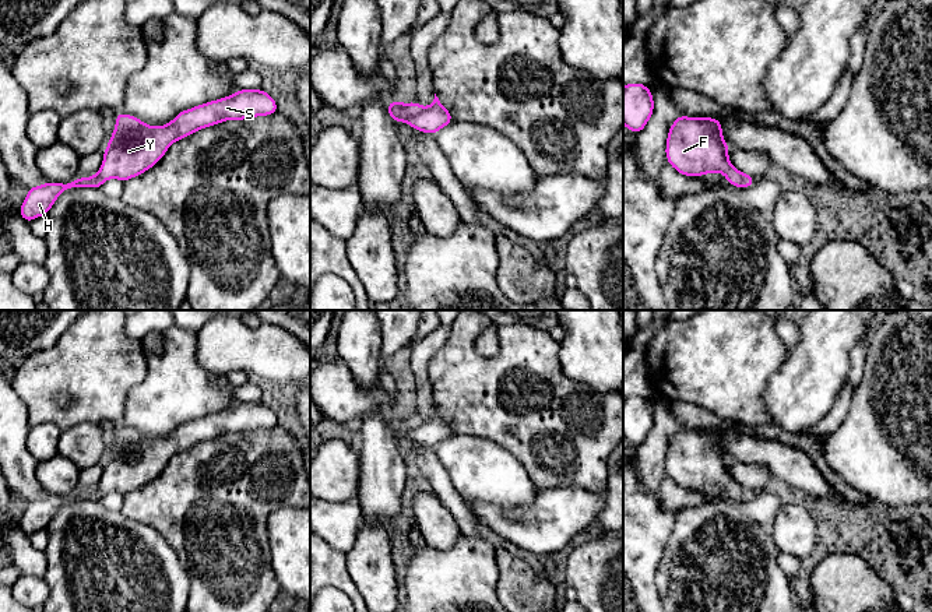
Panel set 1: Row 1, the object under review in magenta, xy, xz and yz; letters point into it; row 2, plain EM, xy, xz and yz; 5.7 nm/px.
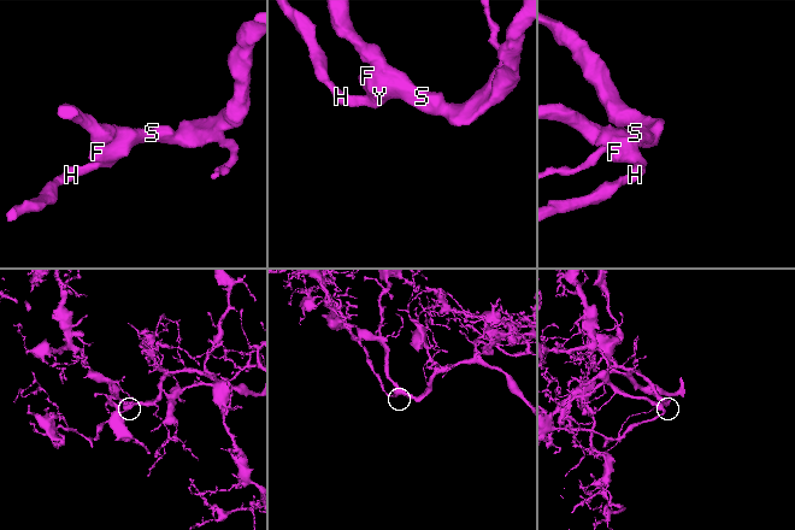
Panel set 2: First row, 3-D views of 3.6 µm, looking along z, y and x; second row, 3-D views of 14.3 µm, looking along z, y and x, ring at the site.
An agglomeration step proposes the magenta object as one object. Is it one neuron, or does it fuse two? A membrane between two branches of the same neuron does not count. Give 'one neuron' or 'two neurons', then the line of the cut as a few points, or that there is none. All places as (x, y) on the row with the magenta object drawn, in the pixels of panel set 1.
one neuron; no cut

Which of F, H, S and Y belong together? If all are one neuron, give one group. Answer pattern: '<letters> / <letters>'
F H S Y

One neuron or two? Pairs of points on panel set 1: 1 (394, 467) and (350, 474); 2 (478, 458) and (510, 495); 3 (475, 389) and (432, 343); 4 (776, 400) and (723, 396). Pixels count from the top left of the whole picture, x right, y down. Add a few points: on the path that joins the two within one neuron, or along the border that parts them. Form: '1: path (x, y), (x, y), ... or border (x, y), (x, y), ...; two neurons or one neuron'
1: border (359, 452), (359, 485), (355, 495); two neurons
2: path (485, 467), (505, 486); one neuron
3: border (450, 327), (447, 341), (429, 363), (431, 382); two neurons
4: border (778, 369), (763, 393), (770, 424); two neurons

